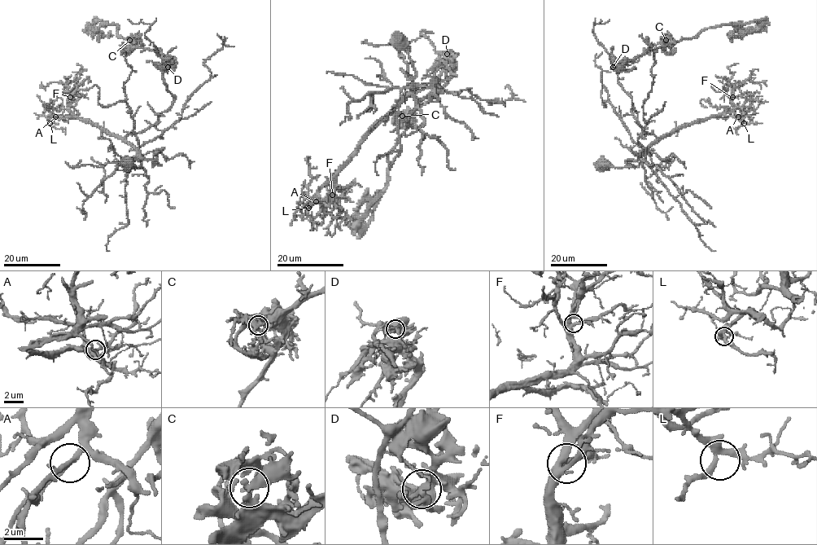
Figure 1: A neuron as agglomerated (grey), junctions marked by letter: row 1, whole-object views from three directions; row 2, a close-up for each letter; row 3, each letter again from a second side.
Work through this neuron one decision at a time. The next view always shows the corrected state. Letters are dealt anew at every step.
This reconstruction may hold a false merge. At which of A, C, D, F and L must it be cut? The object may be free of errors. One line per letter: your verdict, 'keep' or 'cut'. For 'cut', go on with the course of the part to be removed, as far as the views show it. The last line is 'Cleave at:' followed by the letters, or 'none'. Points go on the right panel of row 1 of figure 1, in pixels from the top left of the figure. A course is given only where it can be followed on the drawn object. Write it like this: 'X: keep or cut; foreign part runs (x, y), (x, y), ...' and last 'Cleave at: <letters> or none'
A: keep
C: keep
D: cut; foreign part runs (612, 68), (617, 69), (662, 45), (694, 38), (707, 28), (737, 24), (750, 32), (739, 37), (727, 34)
F: keep
L: keep
Cleave at: D

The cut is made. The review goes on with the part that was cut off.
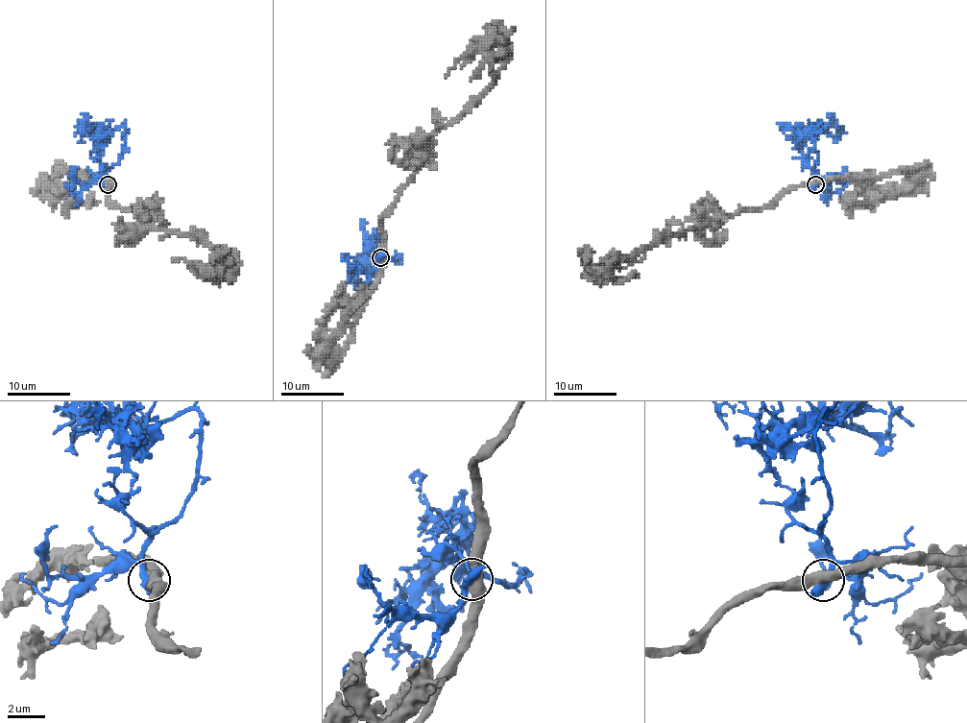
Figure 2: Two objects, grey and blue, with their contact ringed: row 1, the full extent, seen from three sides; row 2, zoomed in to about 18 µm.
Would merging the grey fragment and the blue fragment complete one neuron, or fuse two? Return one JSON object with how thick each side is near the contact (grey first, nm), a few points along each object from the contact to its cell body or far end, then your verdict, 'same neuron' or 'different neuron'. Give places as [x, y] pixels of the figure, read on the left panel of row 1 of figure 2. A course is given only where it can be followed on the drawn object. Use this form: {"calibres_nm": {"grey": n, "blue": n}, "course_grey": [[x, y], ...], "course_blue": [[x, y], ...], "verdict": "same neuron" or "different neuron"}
{"calibres_nm": {"grey": 500, "blue": 550}, "course_grey": [[107, 183], [114, 205], [165, 230], [198, 234], [232, 265], [203, 277], [184, 259], [171, 262]], "course_blue": [[107, 183], [107, 169], [96, 152], [104, 136], [93, 132], [82, 134], [84, 129], [80, 132]], "verdict": "different neuron"}

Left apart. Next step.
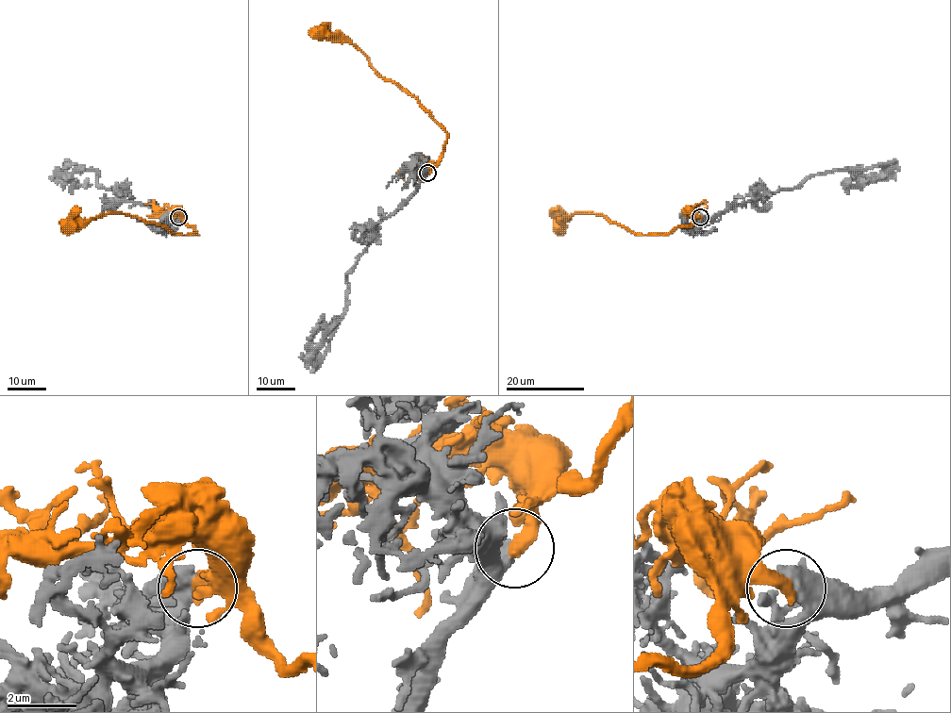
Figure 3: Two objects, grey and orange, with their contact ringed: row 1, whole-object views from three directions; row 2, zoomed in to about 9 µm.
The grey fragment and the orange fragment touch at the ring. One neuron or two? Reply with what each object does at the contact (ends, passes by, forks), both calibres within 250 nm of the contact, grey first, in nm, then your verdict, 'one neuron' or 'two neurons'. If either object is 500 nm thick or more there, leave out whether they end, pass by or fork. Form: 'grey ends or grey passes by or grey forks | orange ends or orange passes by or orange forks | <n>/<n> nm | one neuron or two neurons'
600/440 nm | one neuron

